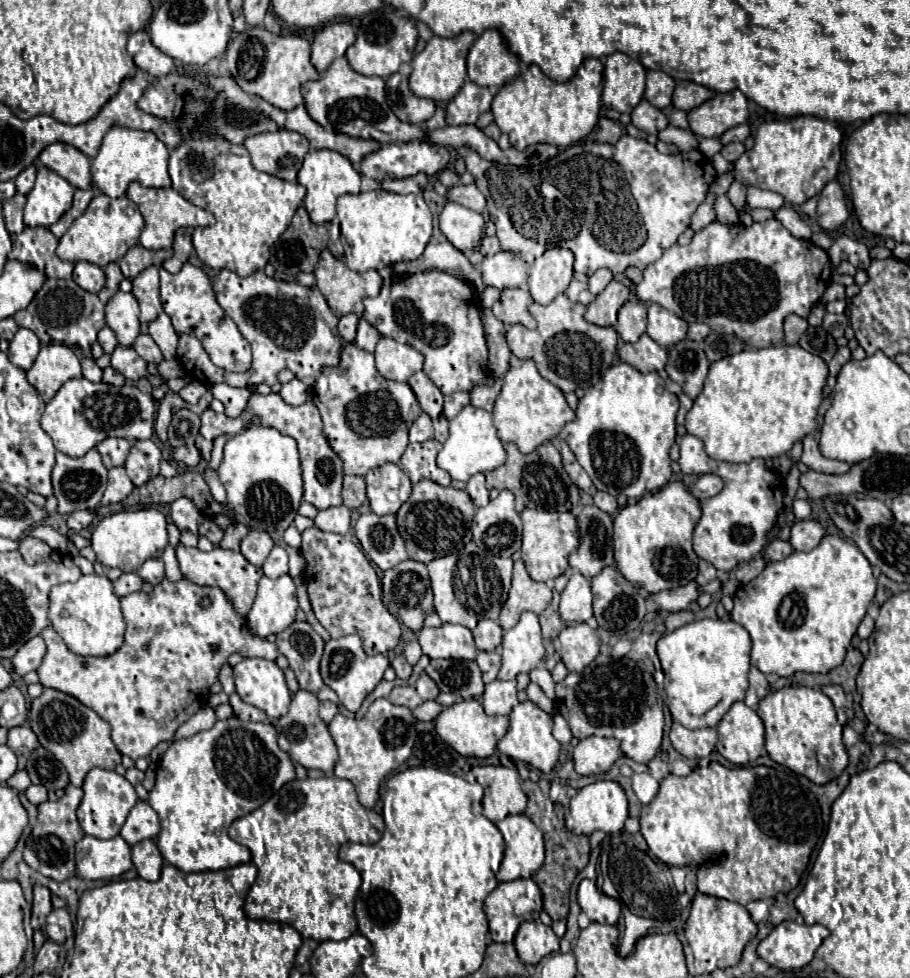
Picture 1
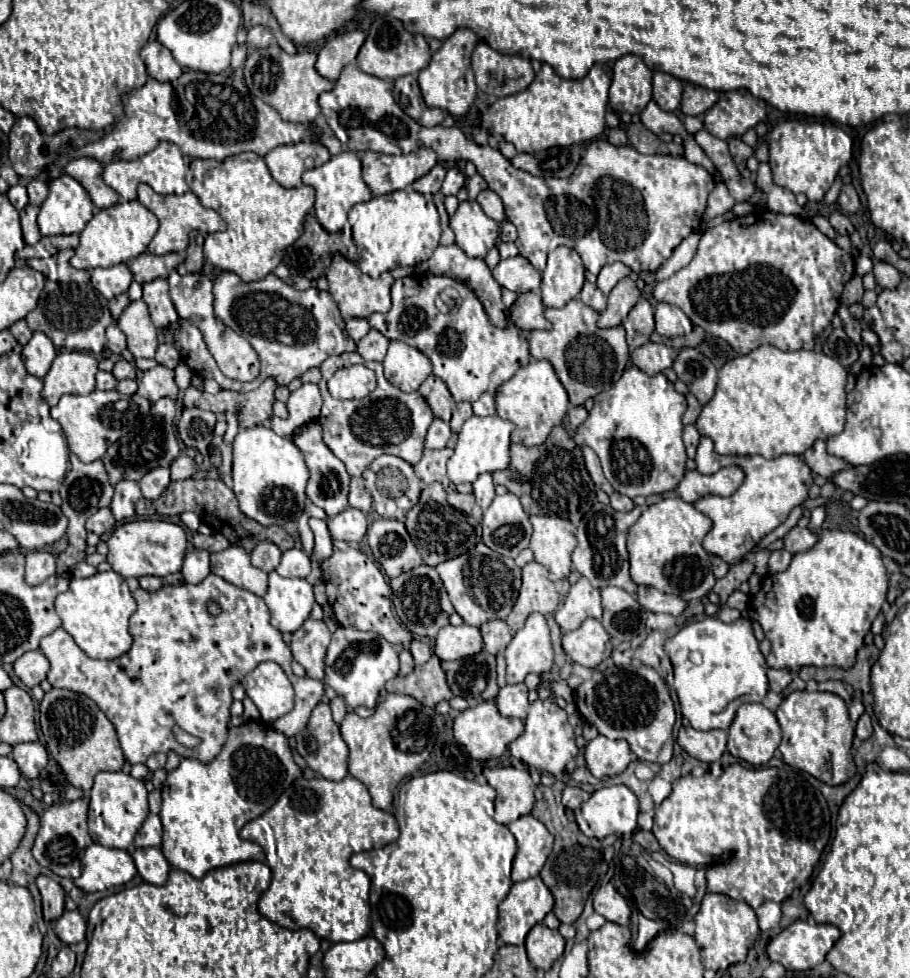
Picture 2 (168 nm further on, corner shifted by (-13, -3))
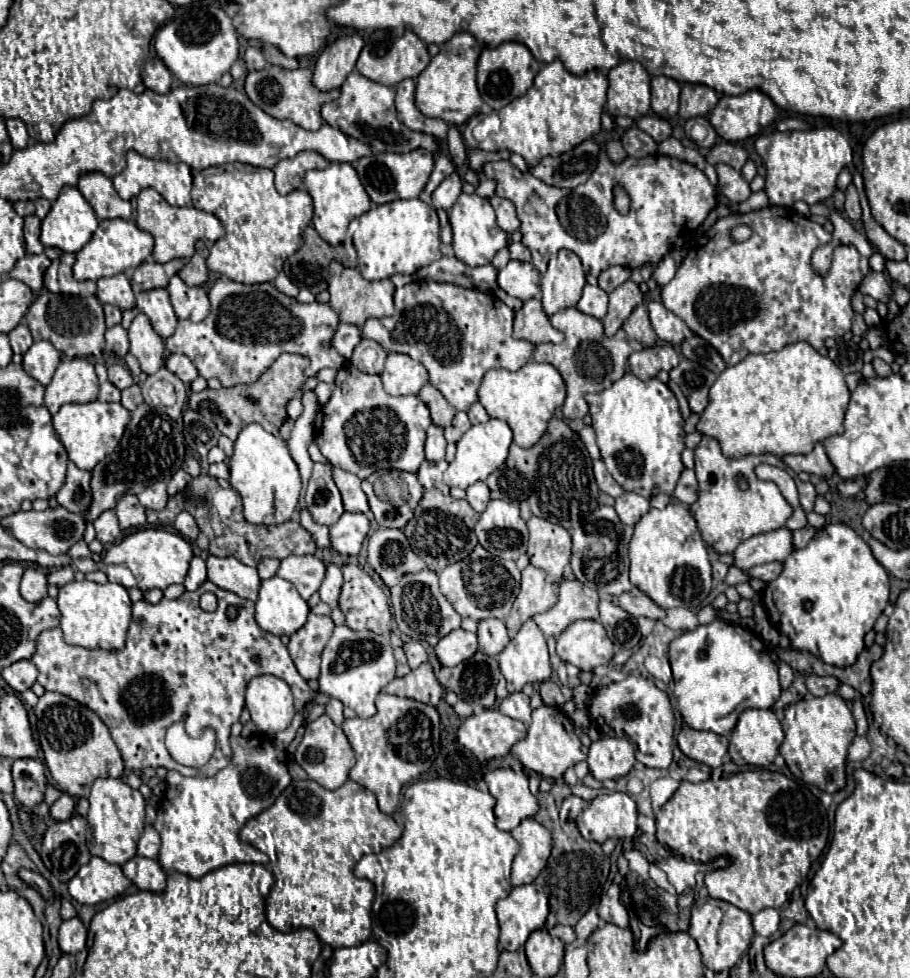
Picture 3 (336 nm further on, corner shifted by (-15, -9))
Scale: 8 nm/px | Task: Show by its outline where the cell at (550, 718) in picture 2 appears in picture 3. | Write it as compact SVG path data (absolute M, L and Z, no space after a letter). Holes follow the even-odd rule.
M541 706L537 710L533 710L533 722L527 730L527 736L523 740L519 740L511 754L527 768L533 770L545 778L557 780L563 776L563 772L569 766L575 766L577 762L585 760L587 754L581 752L581 742L575 734L575 726L573 722L559 710L559 708L551 708L551 706Z

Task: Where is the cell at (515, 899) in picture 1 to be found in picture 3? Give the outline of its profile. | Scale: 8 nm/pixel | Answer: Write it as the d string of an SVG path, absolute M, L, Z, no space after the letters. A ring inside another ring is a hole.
M535 884L515 886L507 898L497 902L497 920L501 928L499 946L503 950L514 952L523 948L531 932L543 928L549 904L543 892Z

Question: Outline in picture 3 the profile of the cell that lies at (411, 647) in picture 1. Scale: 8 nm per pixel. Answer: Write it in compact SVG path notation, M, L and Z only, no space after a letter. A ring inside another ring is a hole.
M411 640L411 642L407 642L407 644L403 646L403 650L405 650L407 662L409 662L411 668L417 668L419 664L427 662L427 652L425 652L425 648L423 648L419 642Z

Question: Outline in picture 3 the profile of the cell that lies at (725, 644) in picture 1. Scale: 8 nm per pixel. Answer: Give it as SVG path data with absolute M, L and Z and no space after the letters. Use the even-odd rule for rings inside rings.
M715 620L675 638L669 644L669 662L677 710L695 730L711 730L727 736L731 730L713 730L713 720L725 718L731 712L741 714L747 708L771 708L781 694L769 646L749 630L727 620Z

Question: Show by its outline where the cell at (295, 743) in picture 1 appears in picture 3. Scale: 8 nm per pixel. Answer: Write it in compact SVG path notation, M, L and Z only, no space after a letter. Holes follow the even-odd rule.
M327 714L319 716L315 722L307 724L305 734L295 750L295 762L307 772L311 780L321 784L323 788L335 790L343 786L343 782L349 778L351 766L355 766L355 754L351 750L351 744L347 742L347 736L343 734L341 726L335 726Z

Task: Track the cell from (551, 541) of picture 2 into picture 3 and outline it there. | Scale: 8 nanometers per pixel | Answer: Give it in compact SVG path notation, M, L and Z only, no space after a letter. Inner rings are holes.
M531 516L527 520L527 528L529 528L527 554L531 564L547 572L547 582L559 584L571 556L569 532L559 524L551 524L537 516Z

